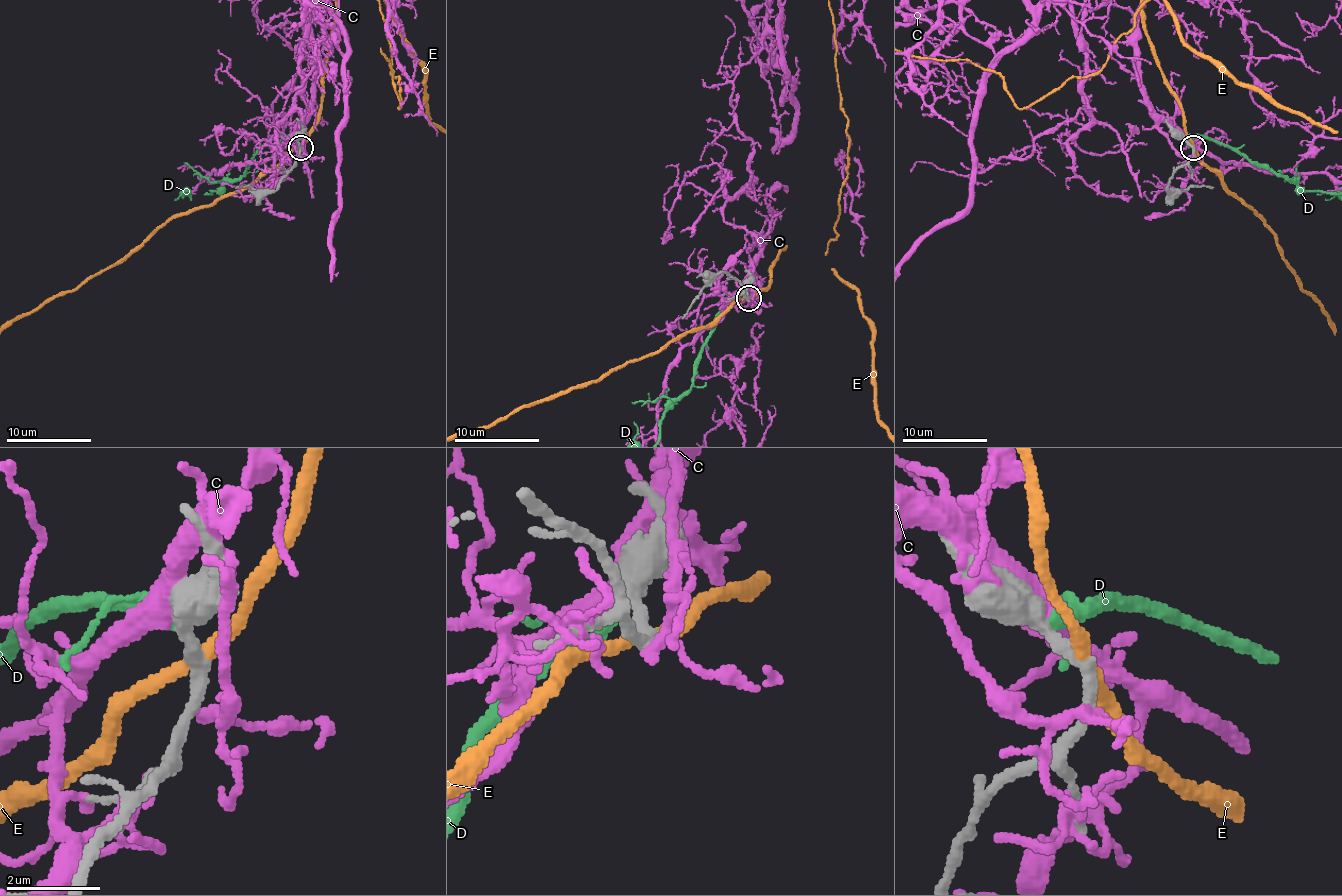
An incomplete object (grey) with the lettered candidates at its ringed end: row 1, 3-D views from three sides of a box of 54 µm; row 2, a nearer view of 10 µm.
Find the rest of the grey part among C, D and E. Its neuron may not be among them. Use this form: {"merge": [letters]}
{"merge": []}

